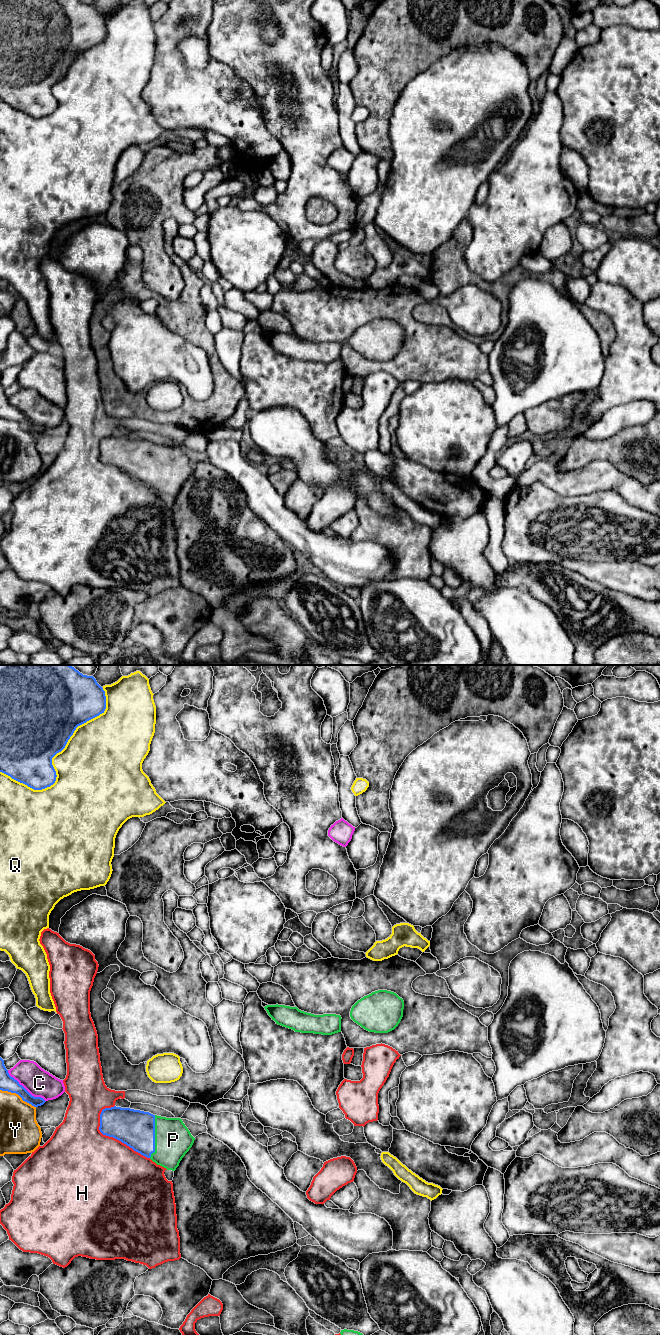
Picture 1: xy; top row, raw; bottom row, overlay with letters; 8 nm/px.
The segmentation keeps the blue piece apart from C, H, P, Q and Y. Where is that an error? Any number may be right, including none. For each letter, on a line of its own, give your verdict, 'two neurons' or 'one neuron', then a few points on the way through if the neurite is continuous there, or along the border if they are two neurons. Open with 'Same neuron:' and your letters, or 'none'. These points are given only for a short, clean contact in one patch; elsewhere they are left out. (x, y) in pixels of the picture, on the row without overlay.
Same neuron: P
C: two neurons
H: two neurons
P: one neuron
Q: two neurons
Y: two neurons

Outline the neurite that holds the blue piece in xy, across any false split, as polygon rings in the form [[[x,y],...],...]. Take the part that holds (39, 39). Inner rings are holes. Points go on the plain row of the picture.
[[[0,0],[0,100],[42,118],[56,109],[52,86],[61,80],[76,56],[104,41],[106,24],[93,4],[80,0]]]

